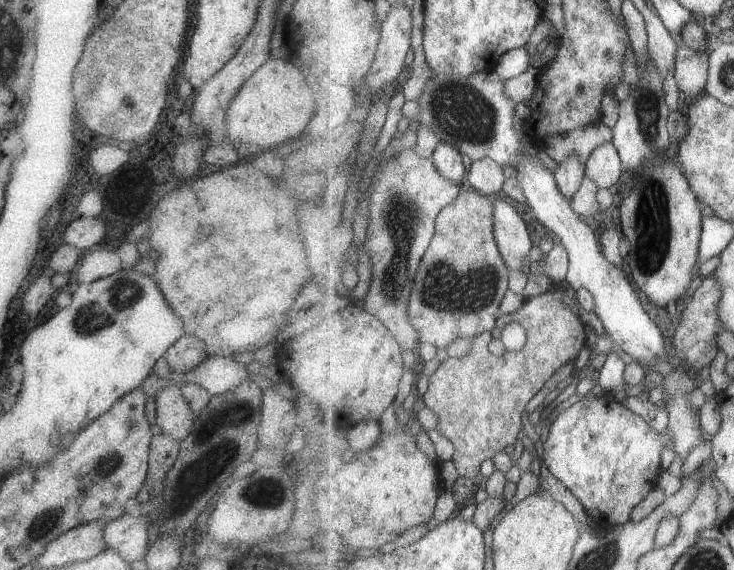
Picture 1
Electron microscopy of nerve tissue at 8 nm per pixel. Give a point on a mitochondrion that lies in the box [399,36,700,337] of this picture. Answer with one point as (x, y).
(465, 113)

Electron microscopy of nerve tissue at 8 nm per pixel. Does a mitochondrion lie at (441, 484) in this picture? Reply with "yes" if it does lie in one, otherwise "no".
no

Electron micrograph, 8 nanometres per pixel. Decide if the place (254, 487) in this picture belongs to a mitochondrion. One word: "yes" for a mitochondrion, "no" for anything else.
yes

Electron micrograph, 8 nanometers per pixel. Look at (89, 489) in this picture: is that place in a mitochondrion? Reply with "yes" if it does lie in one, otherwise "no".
yes

